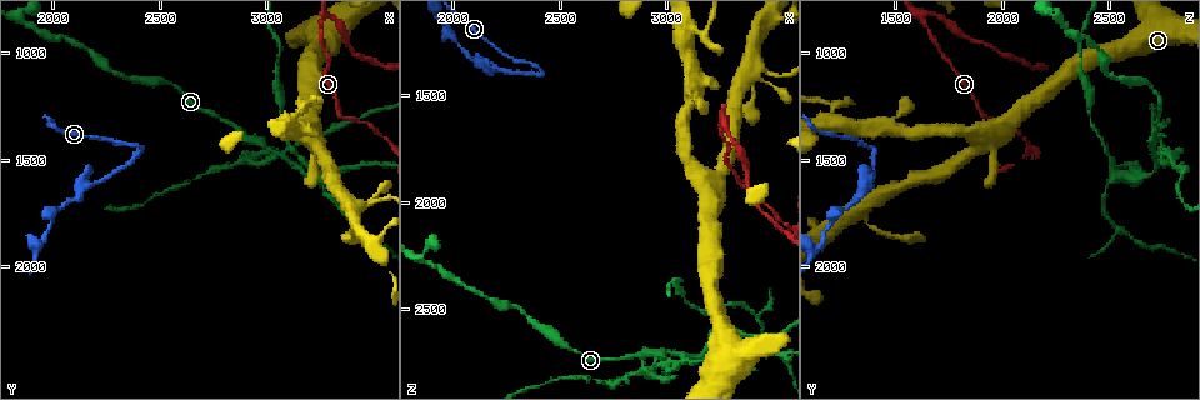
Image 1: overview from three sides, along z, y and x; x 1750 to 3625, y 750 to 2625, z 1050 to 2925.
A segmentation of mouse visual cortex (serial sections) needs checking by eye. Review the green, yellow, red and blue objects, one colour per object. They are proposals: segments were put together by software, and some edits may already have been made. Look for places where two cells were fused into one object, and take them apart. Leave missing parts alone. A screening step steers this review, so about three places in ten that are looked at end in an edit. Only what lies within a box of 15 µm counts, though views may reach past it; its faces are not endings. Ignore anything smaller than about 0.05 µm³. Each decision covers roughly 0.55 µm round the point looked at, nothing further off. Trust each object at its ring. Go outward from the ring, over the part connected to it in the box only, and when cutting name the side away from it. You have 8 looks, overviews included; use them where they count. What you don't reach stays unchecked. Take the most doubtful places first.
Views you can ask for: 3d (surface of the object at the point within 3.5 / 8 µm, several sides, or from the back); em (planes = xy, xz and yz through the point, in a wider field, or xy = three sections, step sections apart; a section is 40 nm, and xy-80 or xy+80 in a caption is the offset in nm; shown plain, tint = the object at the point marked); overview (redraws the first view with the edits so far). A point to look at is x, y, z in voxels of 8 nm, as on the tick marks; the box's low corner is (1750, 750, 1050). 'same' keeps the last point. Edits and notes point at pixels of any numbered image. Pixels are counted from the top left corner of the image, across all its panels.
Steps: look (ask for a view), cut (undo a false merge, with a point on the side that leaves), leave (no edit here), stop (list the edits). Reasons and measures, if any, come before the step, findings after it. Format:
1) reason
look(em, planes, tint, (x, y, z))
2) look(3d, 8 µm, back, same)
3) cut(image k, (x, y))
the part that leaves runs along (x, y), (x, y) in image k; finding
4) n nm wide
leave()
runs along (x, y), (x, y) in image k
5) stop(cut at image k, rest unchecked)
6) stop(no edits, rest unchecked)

four or more arms meet
look(3d, 3.5 µm, back, (3080, 1480, 2720))

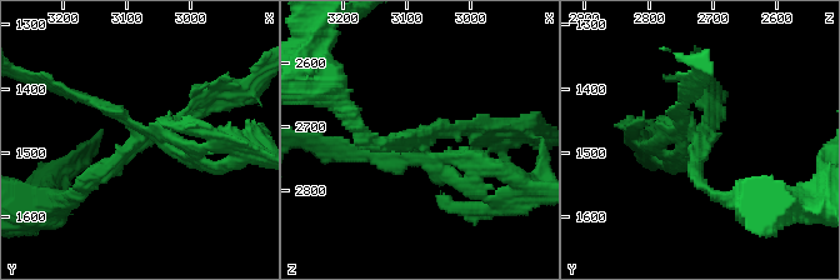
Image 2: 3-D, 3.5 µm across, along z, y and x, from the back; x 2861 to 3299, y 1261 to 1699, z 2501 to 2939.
look(em, xy, step 2, tint, (3075, 1485, 2715))

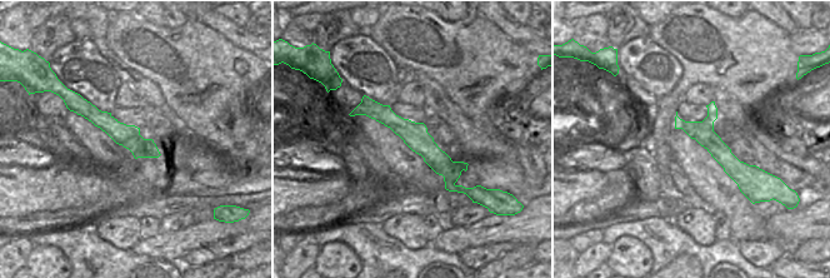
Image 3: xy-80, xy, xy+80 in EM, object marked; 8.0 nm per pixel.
200 nm wide
cut(image 2, (96, 103))
the part that leaves runs along (144, 131), (186, 146), (248, 146) in image 2; a second cell is stuck on

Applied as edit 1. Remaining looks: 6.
sharp bend
look(3d, 3.5 µm, (2400, 1460, 1410))

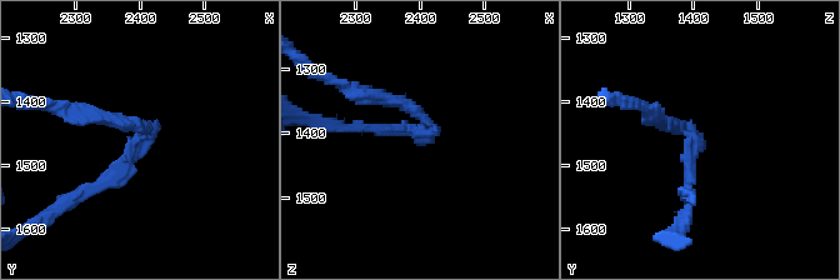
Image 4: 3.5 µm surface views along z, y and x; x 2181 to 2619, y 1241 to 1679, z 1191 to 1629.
arms of 150, 200 nm
look(em, planes, tint, (2410, 1445, 1395))

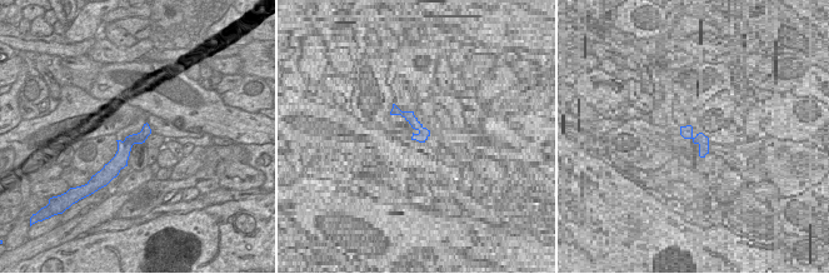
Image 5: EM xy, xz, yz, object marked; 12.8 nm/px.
cut(image 4, (393, 130))
the part that leaves runs along (428, 129), (340, 129) in image 4; a second cell is stuck on

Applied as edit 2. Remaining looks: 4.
stop(cut at image 2, cut at image 4, rest unchecked)

